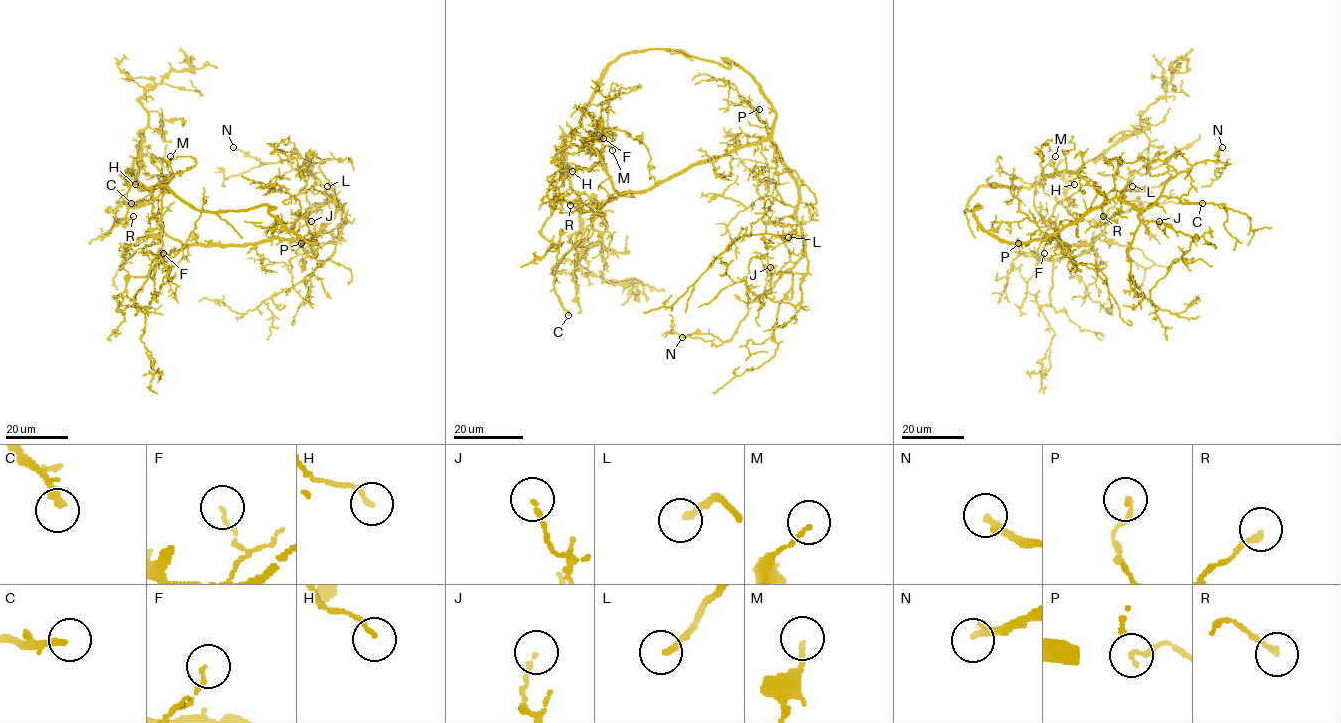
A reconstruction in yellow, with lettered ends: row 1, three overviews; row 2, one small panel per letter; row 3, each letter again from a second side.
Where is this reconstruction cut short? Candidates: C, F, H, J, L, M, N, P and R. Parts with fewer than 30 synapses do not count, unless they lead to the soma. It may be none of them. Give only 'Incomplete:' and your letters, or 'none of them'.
Incomplete: C, L, N

